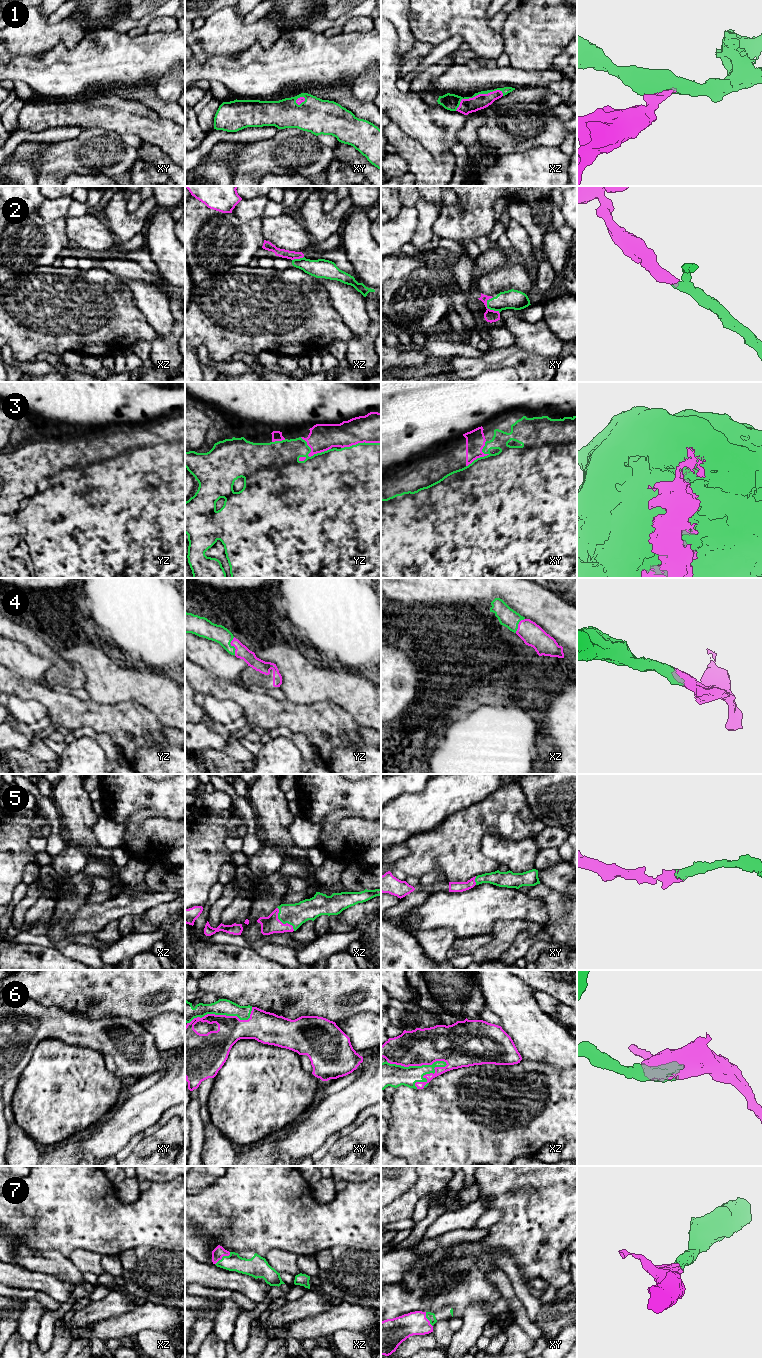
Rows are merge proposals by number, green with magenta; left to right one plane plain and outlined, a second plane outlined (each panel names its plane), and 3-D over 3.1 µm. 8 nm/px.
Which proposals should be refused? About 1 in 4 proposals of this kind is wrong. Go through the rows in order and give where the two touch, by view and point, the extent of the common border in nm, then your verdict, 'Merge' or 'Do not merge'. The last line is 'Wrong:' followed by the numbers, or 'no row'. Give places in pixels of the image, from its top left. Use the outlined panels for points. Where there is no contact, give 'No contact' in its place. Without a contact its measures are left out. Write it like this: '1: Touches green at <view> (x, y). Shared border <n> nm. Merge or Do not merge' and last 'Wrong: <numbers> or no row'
1: Touches green at xz (477, 94). Shared border 420 nm. Merge
2: Touches green at xy (489, 308). Shared border 160 nm. Merge
3: Touches green at yz (311, 456). Shared border 260 nm. Merge
4: Touches green at yz (233, 646). Shared border 150 nm. Merge
5: Touches green at xz (282, 922). Shared border 240 nm. Merge
6: Touches green at xz (417, 1066). Shared border 500 nm. Merge
7: Touches green at xz (223, 1256). Shared border 160 nm. Merge
Wrong: no row

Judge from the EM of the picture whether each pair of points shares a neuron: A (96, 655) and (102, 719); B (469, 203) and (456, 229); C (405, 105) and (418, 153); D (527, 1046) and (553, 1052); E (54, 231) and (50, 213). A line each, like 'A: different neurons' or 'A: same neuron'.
A: different neurons
B: same neuron
C: different neurons
D: same neuron
E: different neurons

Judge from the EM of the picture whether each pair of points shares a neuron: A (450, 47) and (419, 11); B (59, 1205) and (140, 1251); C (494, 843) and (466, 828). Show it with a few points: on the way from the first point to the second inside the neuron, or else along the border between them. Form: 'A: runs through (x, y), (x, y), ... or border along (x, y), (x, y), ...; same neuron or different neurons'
A: border along (464, 40), (461, 37), (452, 36), (435, 45); different neurons
B: border along (149, 1248), (136, 1246), (133, 1249); different neurons
C: border along (507, 839), (486, 834), (482, 840), (481, 852); different neurons

